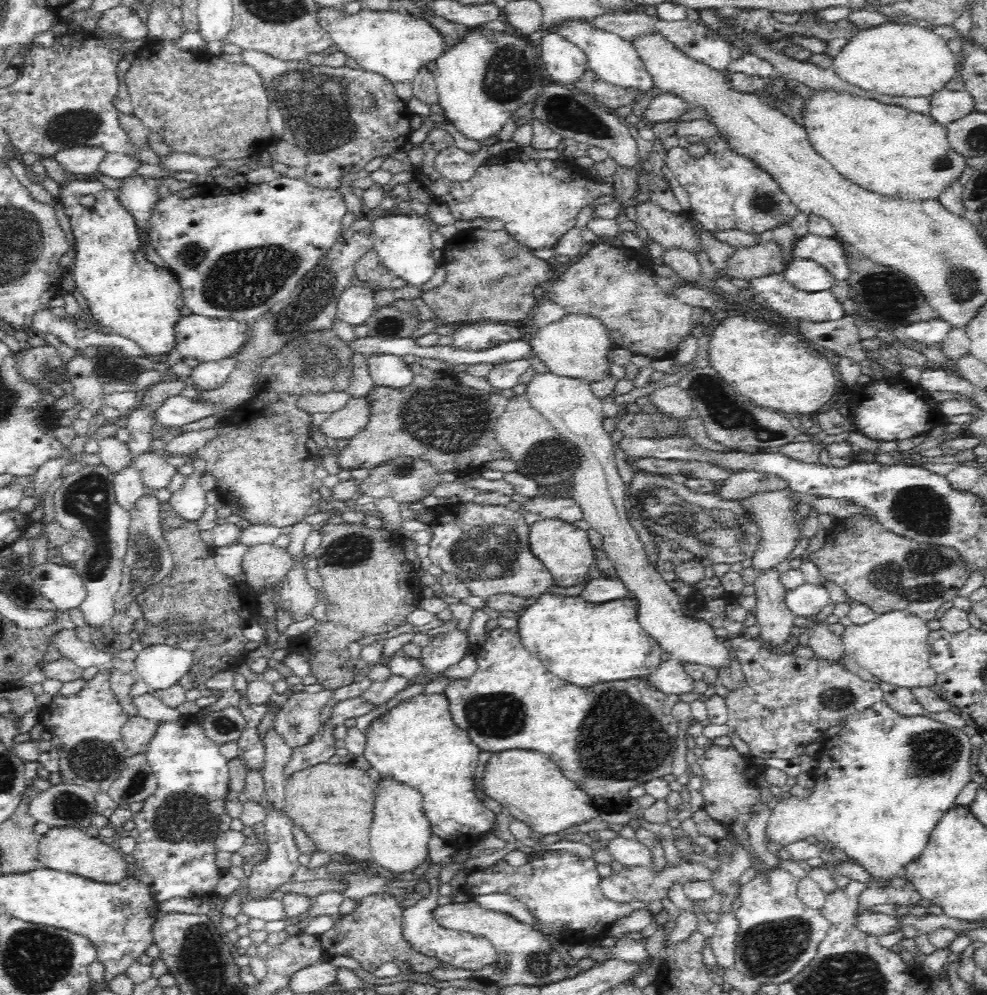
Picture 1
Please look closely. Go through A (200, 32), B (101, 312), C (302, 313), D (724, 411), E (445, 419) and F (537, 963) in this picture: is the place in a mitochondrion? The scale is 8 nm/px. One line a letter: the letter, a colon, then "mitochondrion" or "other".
A: other
B: other
C: mitochondrion
D: mitochondrion
E: mitochondrion
F: mitochondrion

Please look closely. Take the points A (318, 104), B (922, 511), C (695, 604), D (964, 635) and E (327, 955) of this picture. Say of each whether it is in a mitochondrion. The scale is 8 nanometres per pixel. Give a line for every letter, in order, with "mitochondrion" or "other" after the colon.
A: mitochondrion
B: mitochondrion
C: mitochondrion
D: other
E: other

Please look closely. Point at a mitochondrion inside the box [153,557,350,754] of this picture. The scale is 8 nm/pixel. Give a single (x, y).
(223, 725)

